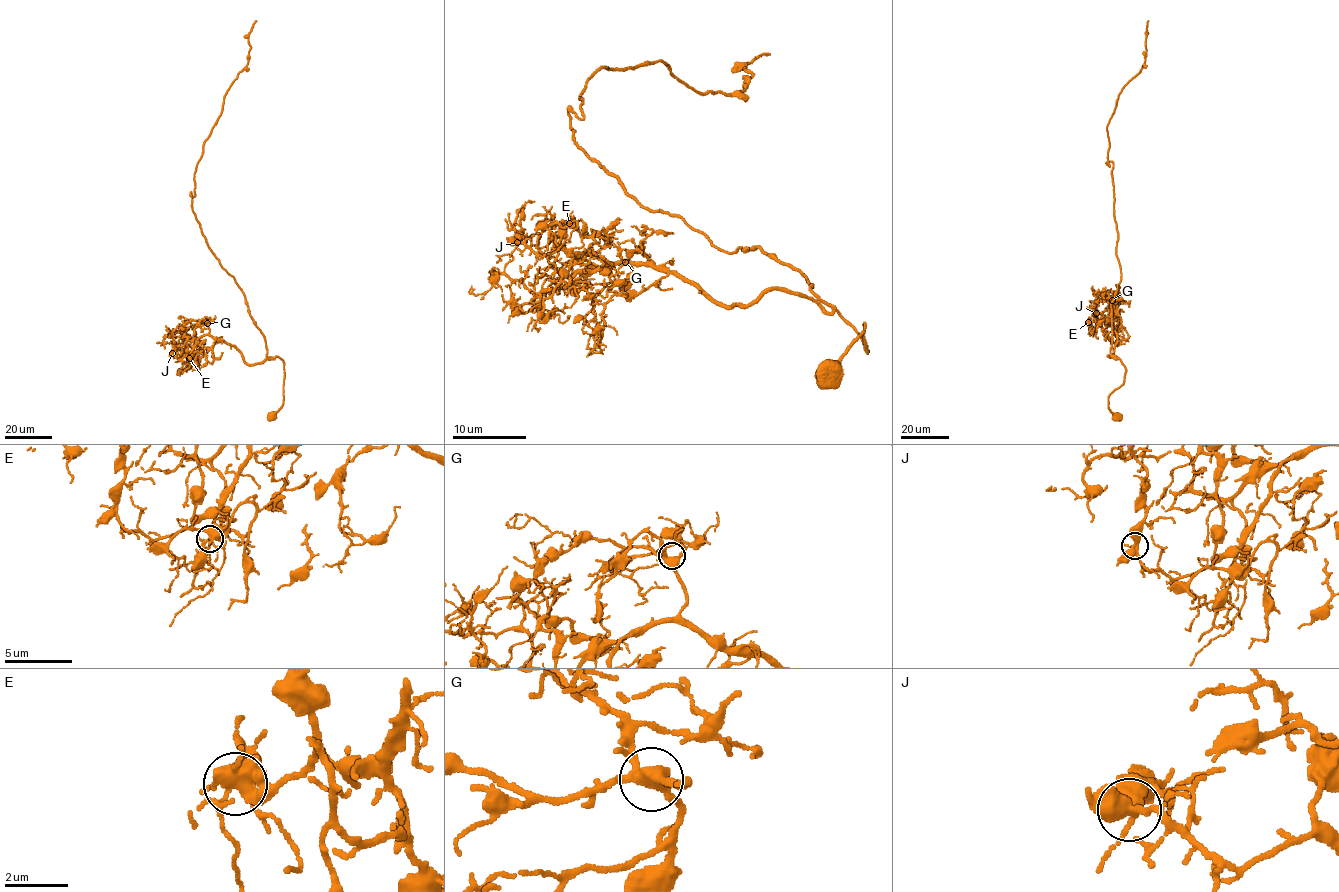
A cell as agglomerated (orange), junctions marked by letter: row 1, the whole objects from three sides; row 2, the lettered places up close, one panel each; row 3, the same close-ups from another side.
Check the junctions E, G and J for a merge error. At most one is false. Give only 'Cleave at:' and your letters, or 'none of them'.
Cleave at: none of them

